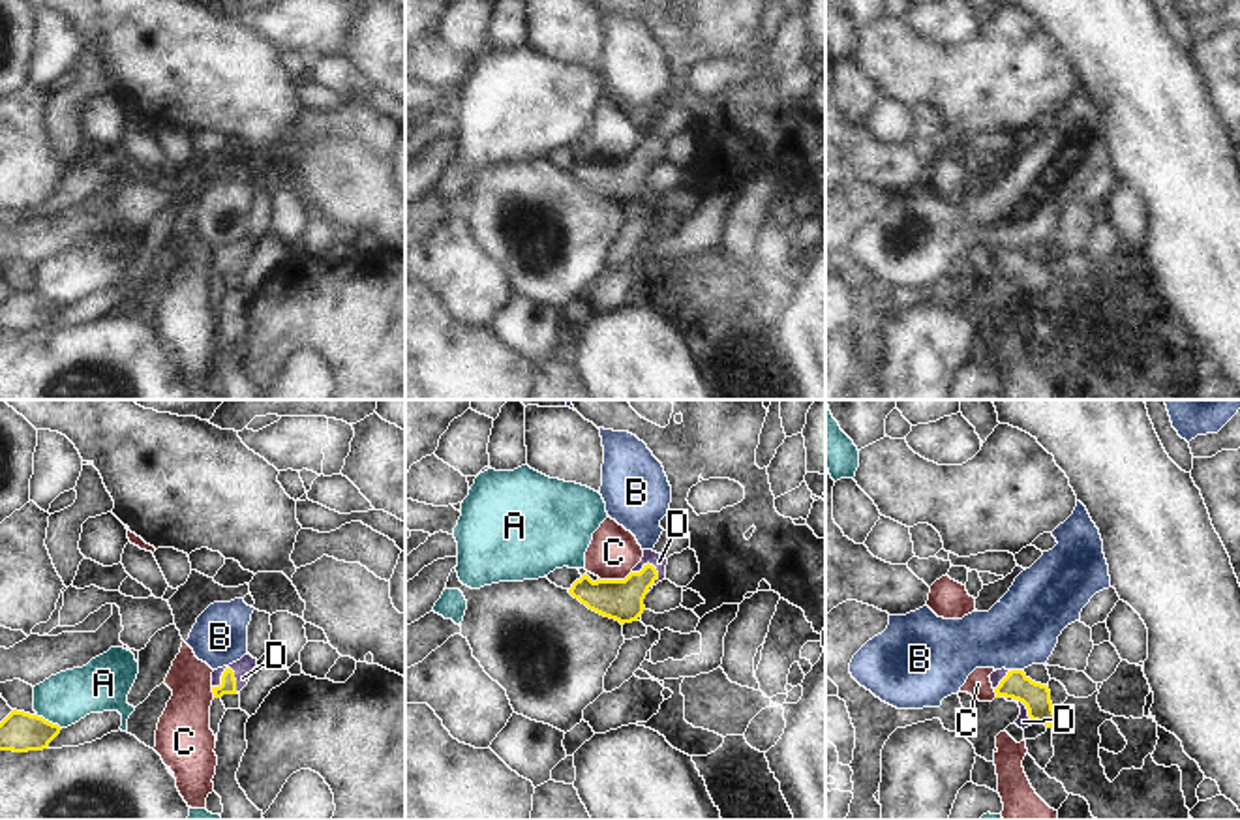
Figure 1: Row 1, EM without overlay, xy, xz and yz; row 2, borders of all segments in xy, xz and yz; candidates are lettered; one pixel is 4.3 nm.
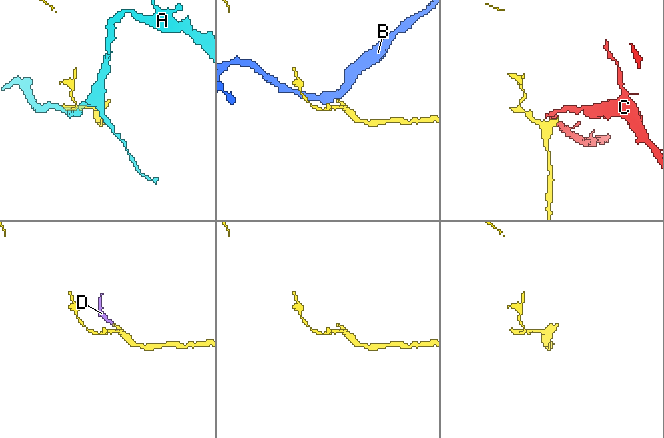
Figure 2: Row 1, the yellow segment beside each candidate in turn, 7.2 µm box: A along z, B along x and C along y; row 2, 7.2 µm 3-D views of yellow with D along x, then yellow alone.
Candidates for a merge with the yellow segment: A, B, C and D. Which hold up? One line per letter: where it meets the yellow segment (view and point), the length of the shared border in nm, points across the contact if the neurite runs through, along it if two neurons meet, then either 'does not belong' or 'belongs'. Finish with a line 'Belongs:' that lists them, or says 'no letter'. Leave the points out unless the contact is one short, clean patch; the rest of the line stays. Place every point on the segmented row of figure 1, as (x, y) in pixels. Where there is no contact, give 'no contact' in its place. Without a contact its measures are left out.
A: xy (47, 721) | 130 nm | along xy (36, 715), (60, 728) | does not belong
B: yz (1017, 670) | 50 nm | along yz (1012, 668), (1021, 670) | does not belong
C: xz (614, 580) | 150 nm | does not belong
D: xy (222, 676) | 120 nm | across xy (227, 685), (222, 676), (227, 668), (242, 668) | belongs
Belongs: D

